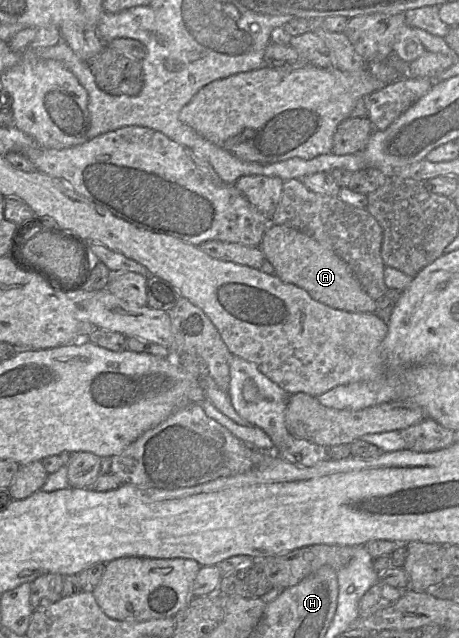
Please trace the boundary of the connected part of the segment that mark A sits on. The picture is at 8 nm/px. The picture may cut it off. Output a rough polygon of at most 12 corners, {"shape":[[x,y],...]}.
{"shape":[[271,224],[259,248],[285,283],[333,309],[376,313],[328,246]]}

